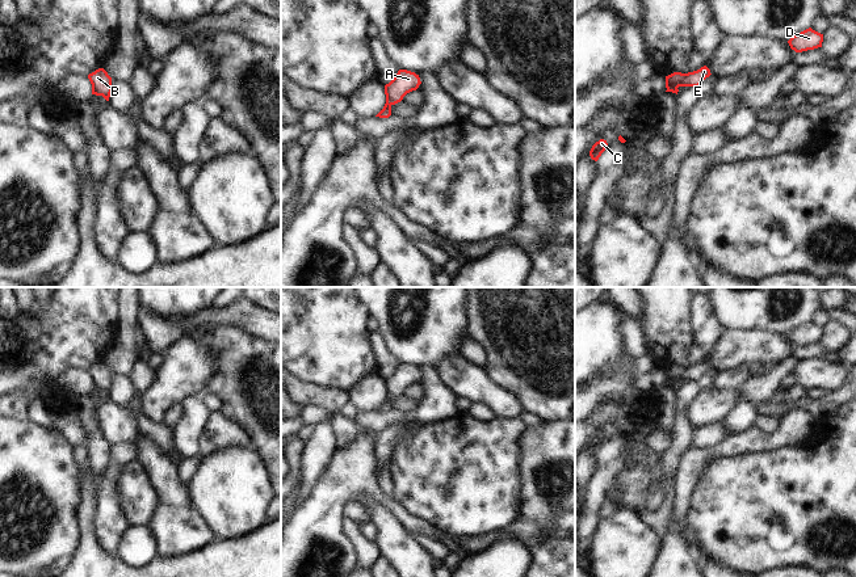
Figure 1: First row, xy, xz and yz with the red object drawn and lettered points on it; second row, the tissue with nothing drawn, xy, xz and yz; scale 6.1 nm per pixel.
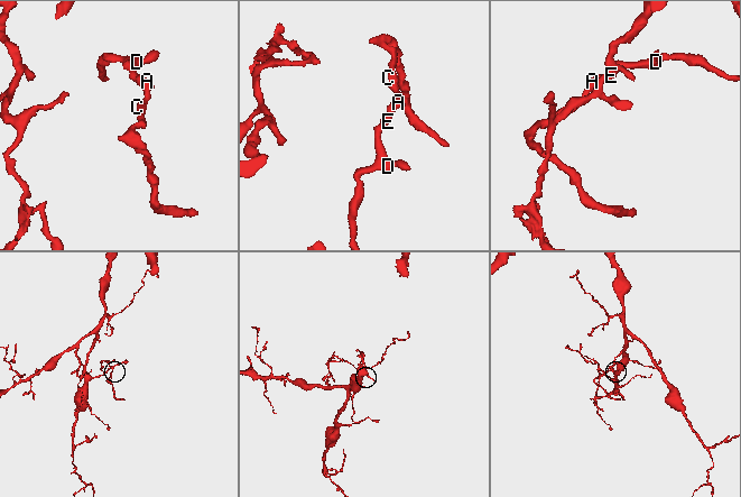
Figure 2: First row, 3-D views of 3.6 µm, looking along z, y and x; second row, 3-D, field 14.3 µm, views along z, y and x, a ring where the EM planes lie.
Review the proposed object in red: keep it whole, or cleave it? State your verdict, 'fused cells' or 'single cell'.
single cell

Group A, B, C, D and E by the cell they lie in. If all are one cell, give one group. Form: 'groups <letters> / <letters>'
groups A B C D E

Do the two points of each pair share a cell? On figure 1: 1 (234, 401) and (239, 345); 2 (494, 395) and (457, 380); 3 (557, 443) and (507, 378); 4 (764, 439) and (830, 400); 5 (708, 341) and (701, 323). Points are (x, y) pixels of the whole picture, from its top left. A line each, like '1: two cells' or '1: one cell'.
1: one cell
2: one cell
3: two cells
4: two cells
5: one cell

